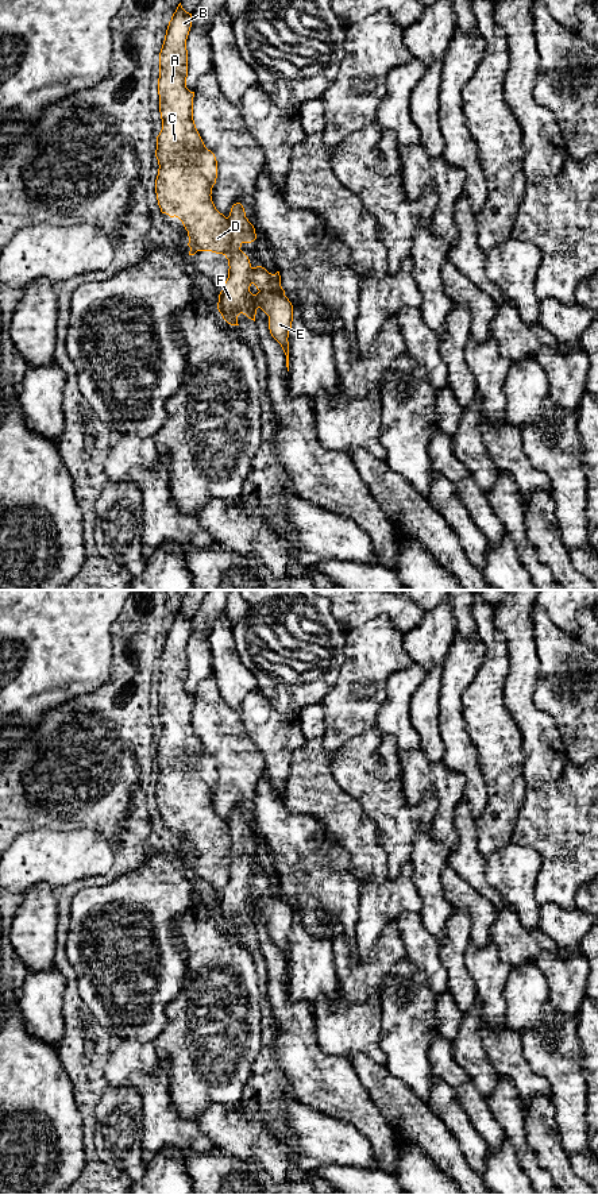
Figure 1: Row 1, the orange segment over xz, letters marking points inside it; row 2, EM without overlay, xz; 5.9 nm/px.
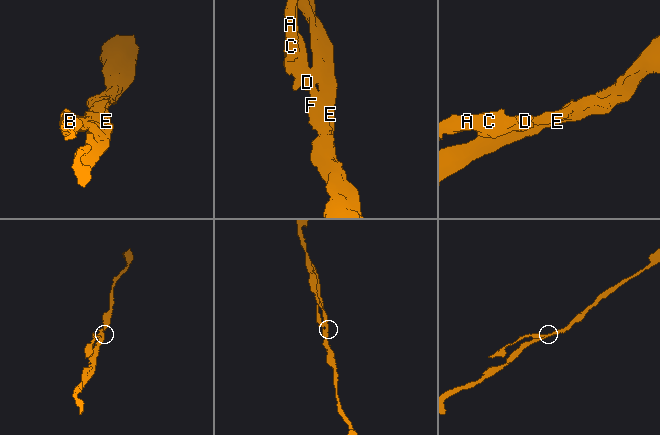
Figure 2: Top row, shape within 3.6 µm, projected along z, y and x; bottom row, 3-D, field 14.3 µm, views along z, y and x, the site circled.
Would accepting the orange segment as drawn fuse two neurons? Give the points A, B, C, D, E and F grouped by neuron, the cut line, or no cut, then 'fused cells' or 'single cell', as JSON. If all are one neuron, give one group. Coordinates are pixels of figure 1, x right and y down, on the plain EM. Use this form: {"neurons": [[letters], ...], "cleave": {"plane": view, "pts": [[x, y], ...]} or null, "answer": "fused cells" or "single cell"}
{"neurons": [["A", "B", "C", "D"], ["E", "F"]], "cleave": {"plane": "xz", "pts": [[226, 822], [232, 836], [228, 863]]}, "answer": "fused cells"}

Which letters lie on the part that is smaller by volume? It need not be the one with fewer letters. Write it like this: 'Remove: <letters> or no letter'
Remove: A, B, C, D

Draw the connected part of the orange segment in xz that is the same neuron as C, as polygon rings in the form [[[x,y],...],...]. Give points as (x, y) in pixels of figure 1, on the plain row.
[[[180,608],[169,627],[159,658],[158,699],[162,735],[157,741],[155,762],[159,774],[155,798],[161,817],[170,822],[178,822],[188,836],[189,860],[194,860],[197,856],[212,856],[223,859],[228,864],[234,836],[228,824],[216,814],[211,801],[217,783],[217,766],[215,759],[205,752],[196,733],[193,725],[194,697],[186,693],[186,644],[190,632],[192,618],[186,617]]]

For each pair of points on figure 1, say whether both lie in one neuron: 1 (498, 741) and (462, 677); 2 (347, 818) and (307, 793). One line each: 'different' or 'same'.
1: different
2: same

